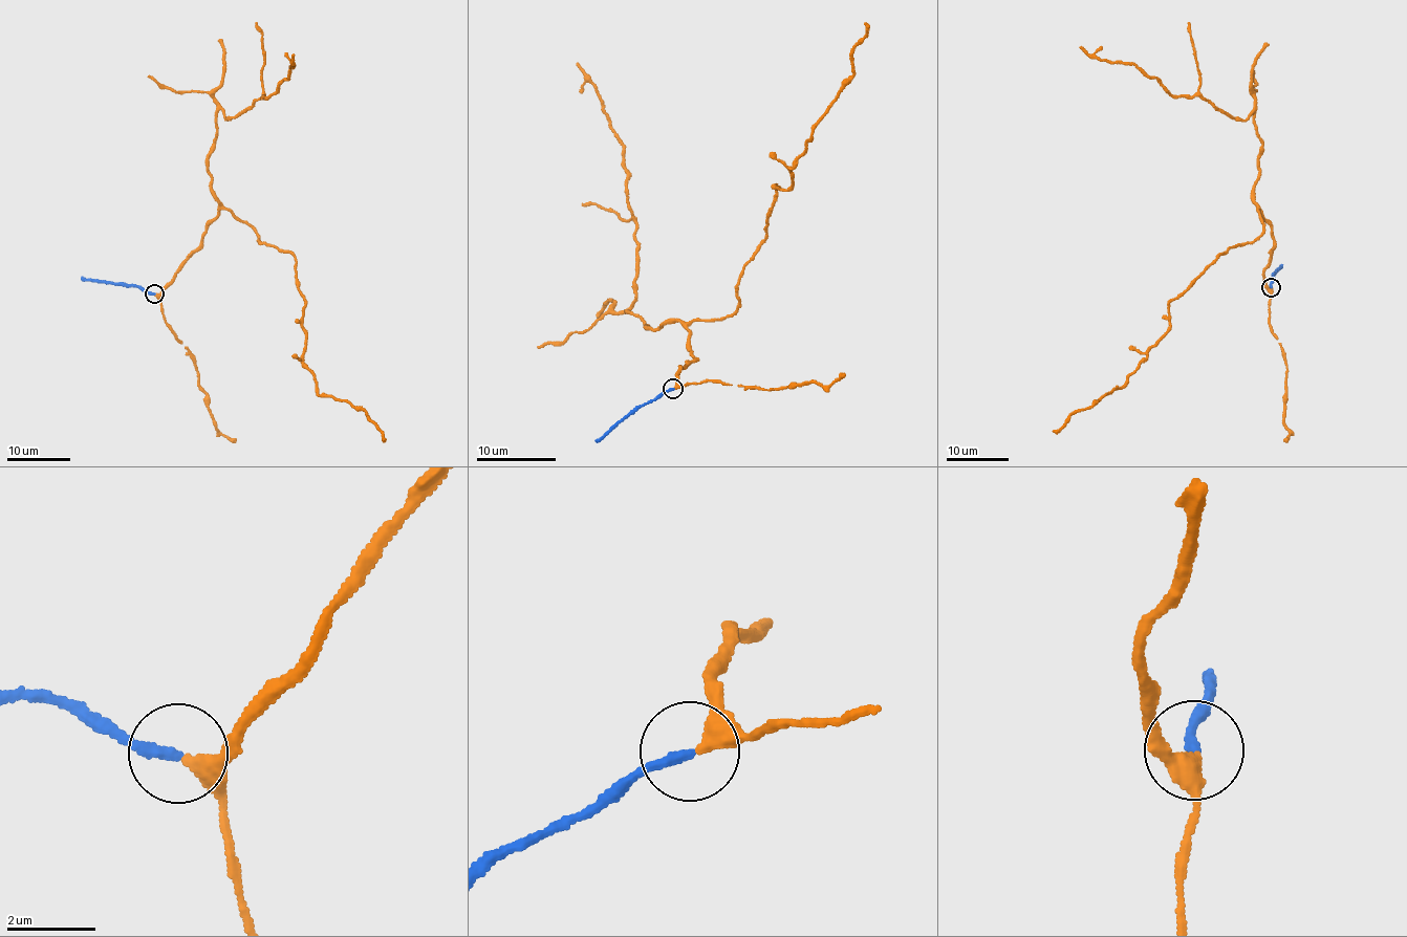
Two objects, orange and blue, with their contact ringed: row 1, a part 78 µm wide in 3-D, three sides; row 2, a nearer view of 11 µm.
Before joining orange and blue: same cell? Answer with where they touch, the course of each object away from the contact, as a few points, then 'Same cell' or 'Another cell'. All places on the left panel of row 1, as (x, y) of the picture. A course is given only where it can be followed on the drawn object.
Place: (154, 293). Course of orange: (155, 293), (230, 211), (294, 256), (302, 362), (318, 394), (366, 412), (384, 440). Course of blue: (154, 293), (137, 286), (81, 277). Same cell

